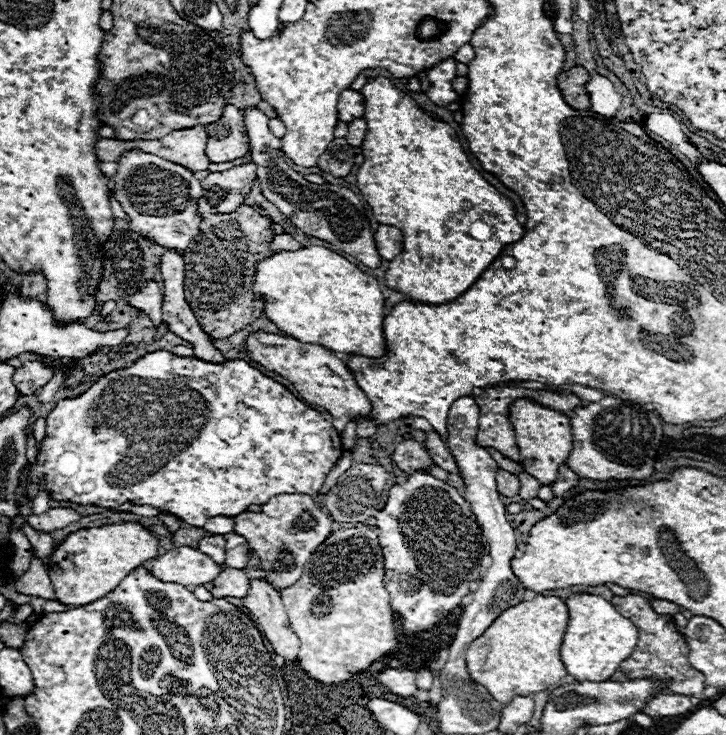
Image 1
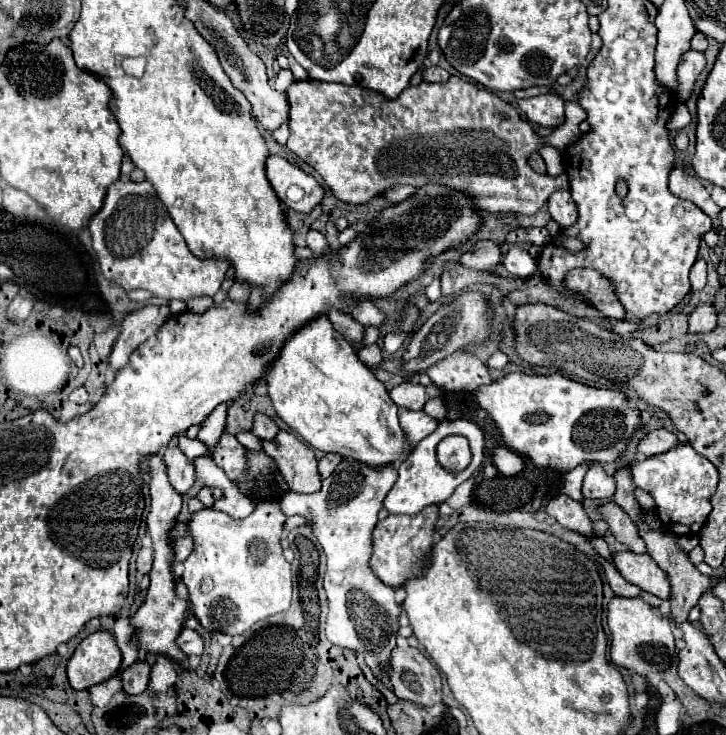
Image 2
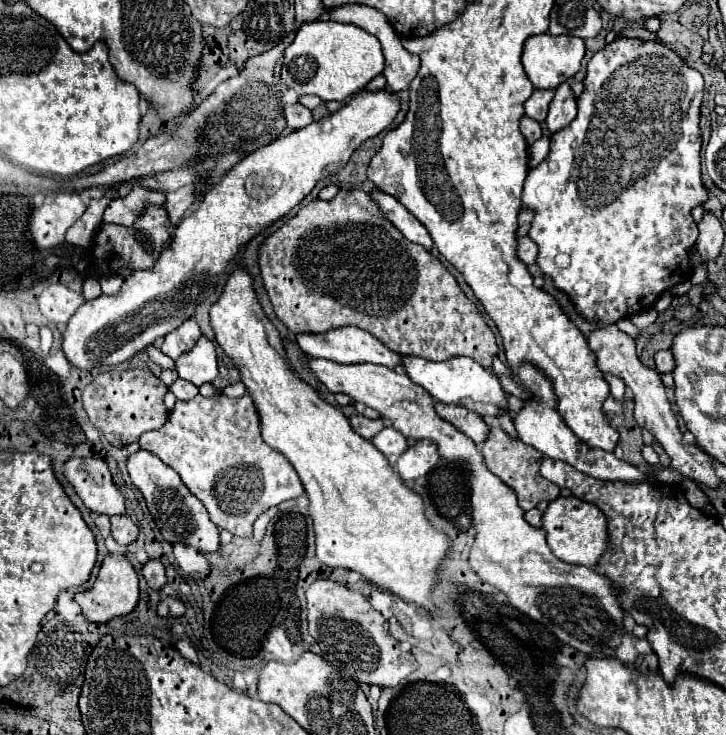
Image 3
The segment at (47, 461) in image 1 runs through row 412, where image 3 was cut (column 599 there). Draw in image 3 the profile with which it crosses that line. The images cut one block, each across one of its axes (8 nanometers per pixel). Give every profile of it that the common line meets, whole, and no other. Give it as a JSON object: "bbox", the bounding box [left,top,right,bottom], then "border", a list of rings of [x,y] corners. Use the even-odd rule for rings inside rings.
{"bbox":[522,38,708,328],"border":[[[616,38],[612,44],[598,50],[586,70],[584,78],[584,92],[576,98],[578,116],[568,124],[562,132],[556,132],[552,136],[550,154],[546,160],[542,160],[536,168],[532,168],[526,176],[524,188],[522,188],[522,206],[534,210],[534,220],[530,224],[528,236],[538,246],[538,258],[536,264],[540,266],[544,276],[550,276],[556,290],[562,290],[574,310],[588,322],[598,322],[602,328],[616,324],[620,318],[628,318],[636,312],[646,312],[654,306],[656,298],[668,292],[672,286],[684,282],[692,274],[692,260],[690,250],[696,244],[698,238],[698,226],[692,220],[692,208],[706,202],[708,194],[700,180],[700,146],[702,146],[702,130],[700,130],[700,110],[692,102],[700,102],[704,94],[704,80],[702,74],[694,68],[690,68],[674,50],[670,50],[662,42],[648,42],[640,38]]]}

